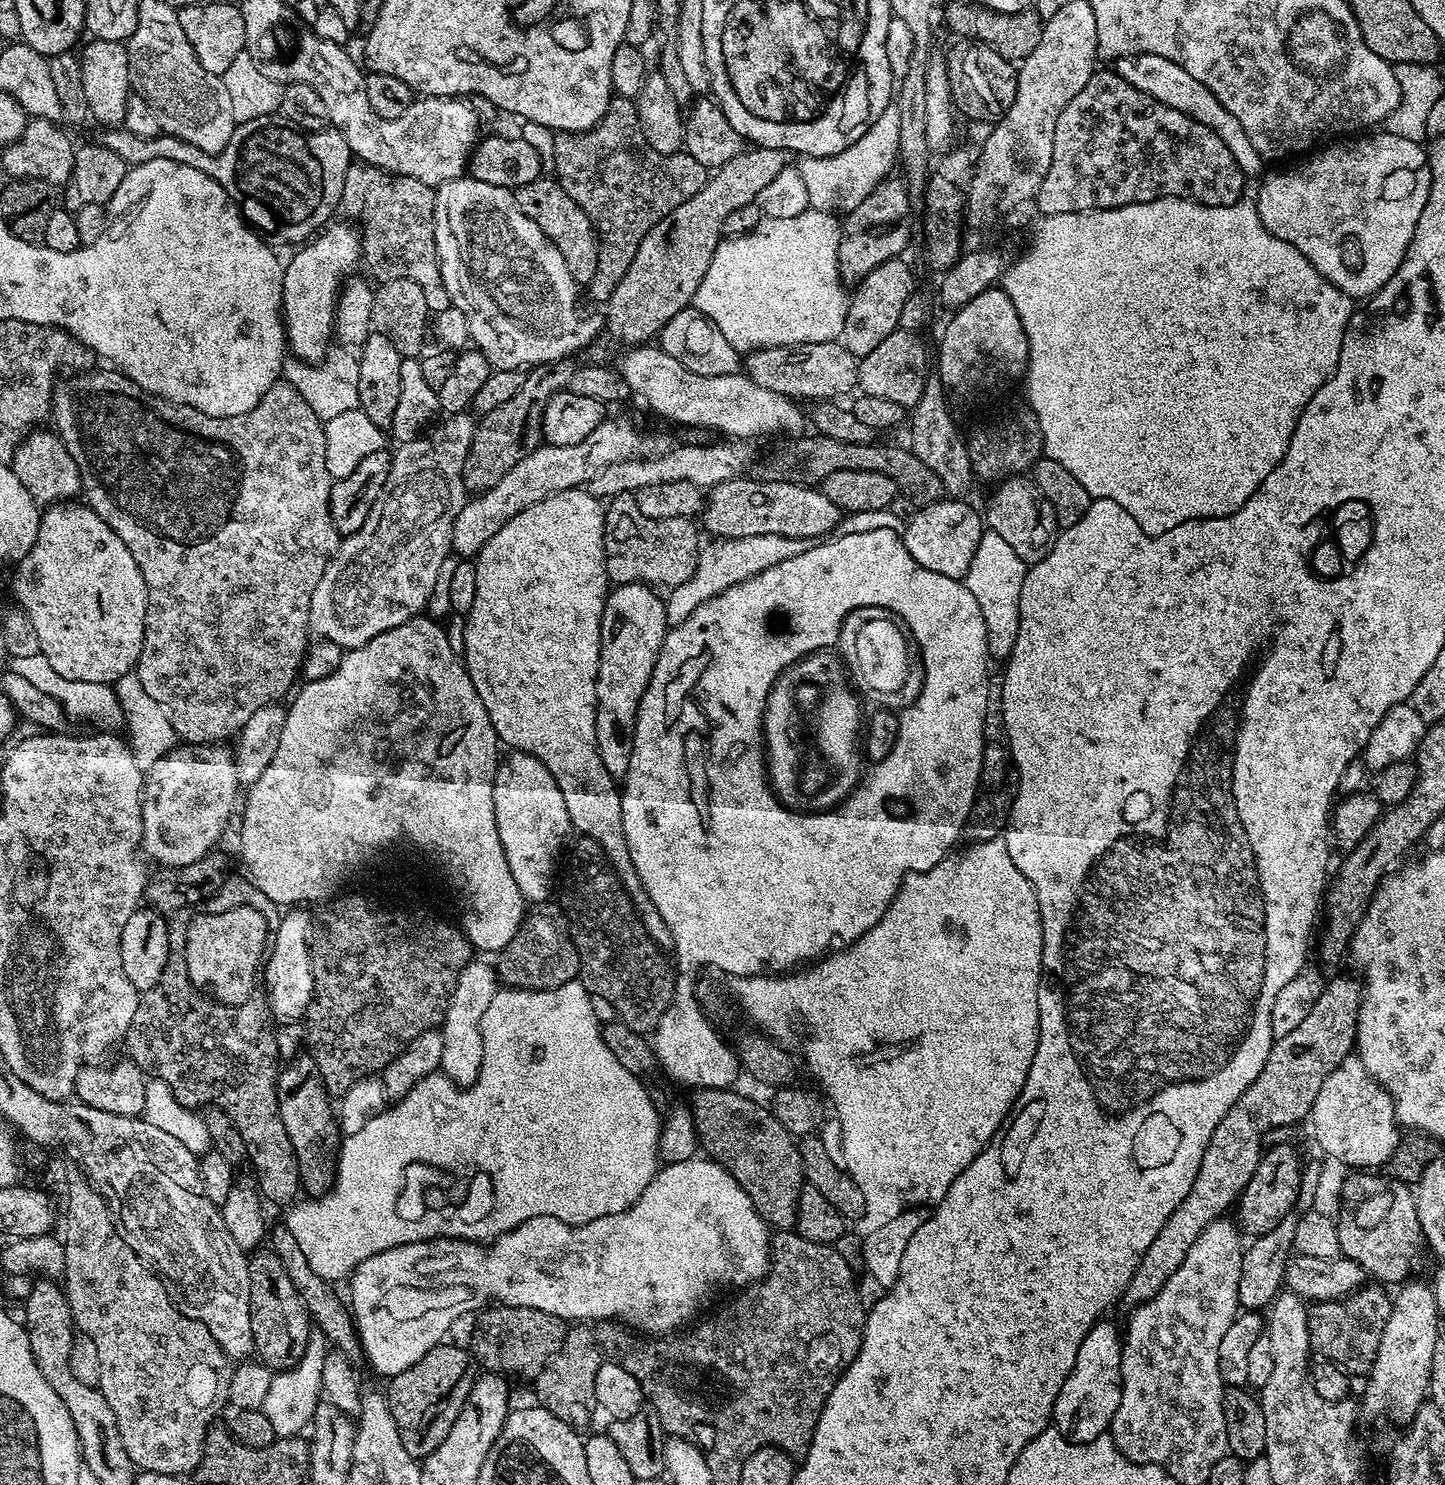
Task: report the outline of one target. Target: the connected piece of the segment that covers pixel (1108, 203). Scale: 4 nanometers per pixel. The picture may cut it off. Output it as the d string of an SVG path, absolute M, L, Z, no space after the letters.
M1097 70L1093 72L1090 82L1066 102L1066 110L1062 110L1062 115L1058 118L1058 126L1054 126L1054 154L1050 158L1050 170L1046 170L1046 178L1042 178L1042 186L1037 190L1034 197L1034 205L1044 216L1053 216L1054 214L1066 214L1067 212L1093 212L1094 210L1106 210L1107 208L1121 208L1131 204L1141 204L1142 202L1154 202L1160 200L1163 196L1178 196L1186 200L1197 200L1199 204L1206 206L1230 206L1236 204L1244 193L1244 183L1246 177L1244 172L1234 162L1234 154L1226 150L1226 142L1214 134L1202 122L1194 122L1194 118L1186 118L1186 114L1178 114L1178 110L1162 106L1150 94L1142 94L1142 90L1134 90L1126 78L1122 78L1115 70Z

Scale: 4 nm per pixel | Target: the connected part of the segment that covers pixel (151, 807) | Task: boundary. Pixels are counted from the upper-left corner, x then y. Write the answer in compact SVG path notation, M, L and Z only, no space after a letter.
M217 742L214 744L184 744L167 752L162 758L158 758L158 762L154 762L152 768L147 769L144 776L144 790L142 799L144 801L144 838L142 841L142 852L149 861L157 860L157 865L165 868L177 868L178 866L190 866L190 862L198 862L198 858L202 858L206 853L213 851L217 847L216 844L220 840L220 835L228 828L228 823L232 820L232 811L237 811L238 796L236 800L236 791L241 789L241 784L238 782L238 774L236 773L236 758L231 747L225 746L223 743Z

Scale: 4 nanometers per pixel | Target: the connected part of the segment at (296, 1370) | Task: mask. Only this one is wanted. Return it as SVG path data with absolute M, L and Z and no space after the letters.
M313 1327L309 1331L306 1351L302 1358L294 1367L277 1371L272 1376L261 1411L268 1417L270 1426L274 1427L278 1438L301 1435L311 1425L322 1396L322 1367L328 1347L325 1335L318 1327Z

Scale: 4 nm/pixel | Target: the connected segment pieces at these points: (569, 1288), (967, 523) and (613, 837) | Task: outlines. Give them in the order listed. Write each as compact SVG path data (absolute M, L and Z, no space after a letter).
M693 1158L677 1164L664 1164L651 1182L642 1190L634 1203L621 1212L609 1212L602 1218L594 1218L594 1222L585 1224L567 1224L553 1216L539 1216L523 1220L514 1230L504 1232L485 1247L480 1242L469 1242L455 1238L437 1238L419 1240L413 1244L403 1244L390 1250L382 1250L360 1263L350 1277L352 1283L352 1300L350 1309L355 1317L362 1354L369 1362L376 1364L379 1360L401 1360L401 1365L413 1364L445 1339L444 1336L452 1328L452 1323L460 1316L460 1299L464 1292L473 1292L480 1306L489 1302L499 1302L506 1308L537 1308L546 1310L558 1318L569 1322L599 1322L609 1318L623 1322L644 1334L672 1334L683 1329L688 1319L715 1294L719 1288L736 1288L743 1290L758 1280L763 1280L770 1270L770 1228L758 1214L750 1194L742 1190L742 1186L730 1175L723 1166L711 1158Z
M941 498L934 504L925 504L902 528L904 545L914 562L926 566L926 570L934 570L934 574L946 574L955 580L966 574L974 550L978 550L980 535L986 530L981 513L979 516L970 505L963 503L966 502L960 498Z
M583 487L571 488L555 492L550 498L542 498L542 502L534 502L526 510L514 514L490 542L475 557L476 573L478 574L478 590L474 590L474 606L466 614L468 620L464 624L464 652L462 648L462 663L468 670L470 682L474 682L474 690L478 690L478 698L482 698L482 706L486 706L486 714L490 714L490 722L498 734L501 745L509 744L509 749L517 752L525 752L531 756L538 756L543 764L548 765L554 782L558 782L558 790L562 792L562 802L566 802L566 814L570 814L570 822L573 829L580 836L589 836L596 844L604 845L604 856L607 858L620 884L628 894L632 905L636 907L636 914L644 924L653 944L661 949L672 948L672 935L662 922L662 914L658 914L658 906L650 902L642 882L638 878L638 870L634 870L634 862L630 862L630 850L623 845L624 827L622 826L622 802L620 801L621 789L617 781L602 766L602 758L598 754L598 742L596 741L596 675L598 674L598 658L600 657L600 627L602 626L602 614L604 613L604 600L610 591L610 581L604 565L604 510L605 505L599 499L590 498L589 493Z

